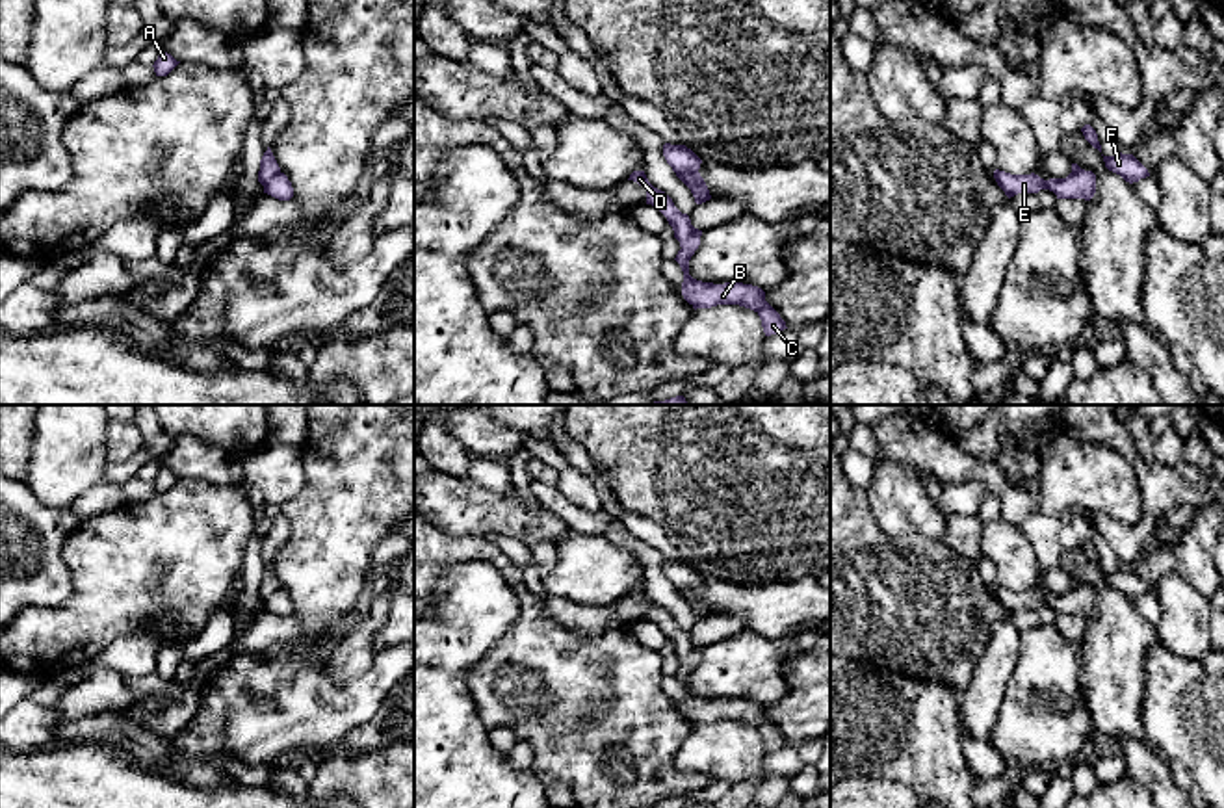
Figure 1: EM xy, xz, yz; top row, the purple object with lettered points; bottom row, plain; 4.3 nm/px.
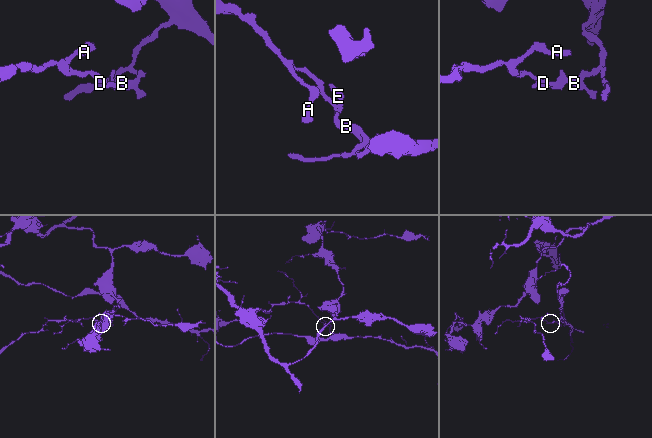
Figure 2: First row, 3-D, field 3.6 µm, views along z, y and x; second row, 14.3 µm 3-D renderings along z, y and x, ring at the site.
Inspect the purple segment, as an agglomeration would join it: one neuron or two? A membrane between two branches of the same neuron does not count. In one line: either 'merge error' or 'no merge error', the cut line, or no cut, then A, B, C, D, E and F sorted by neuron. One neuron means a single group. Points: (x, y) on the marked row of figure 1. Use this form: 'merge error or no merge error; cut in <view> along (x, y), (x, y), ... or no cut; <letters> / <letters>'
merge error; cut in xz along (693, 227), (680, 246); A D / B C E F

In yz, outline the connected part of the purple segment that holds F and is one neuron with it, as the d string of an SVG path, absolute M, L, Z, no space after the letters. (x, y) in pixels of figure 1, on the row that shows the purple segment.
M1133 154L1103 156L1105 167L1133 184L1150 176L1148 169Z

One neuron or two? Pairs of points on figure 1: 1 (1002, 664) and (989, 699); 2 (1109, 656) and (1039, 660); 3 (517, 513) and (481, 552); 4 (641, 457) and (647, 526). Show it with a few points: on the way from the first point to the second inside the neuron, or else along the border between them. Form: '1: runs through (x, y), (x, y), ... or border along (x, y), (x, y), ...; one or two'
1: runs through (992, 673), (989, 690); one
2: border along (1076, 651), (1081, 662), (1081, 682), (1087, 701); two
3: border along (441, 530), (452, 535), (483, 537); two
4: border along (613, 491), (625, 508), (649, 517), (677, 550); two

